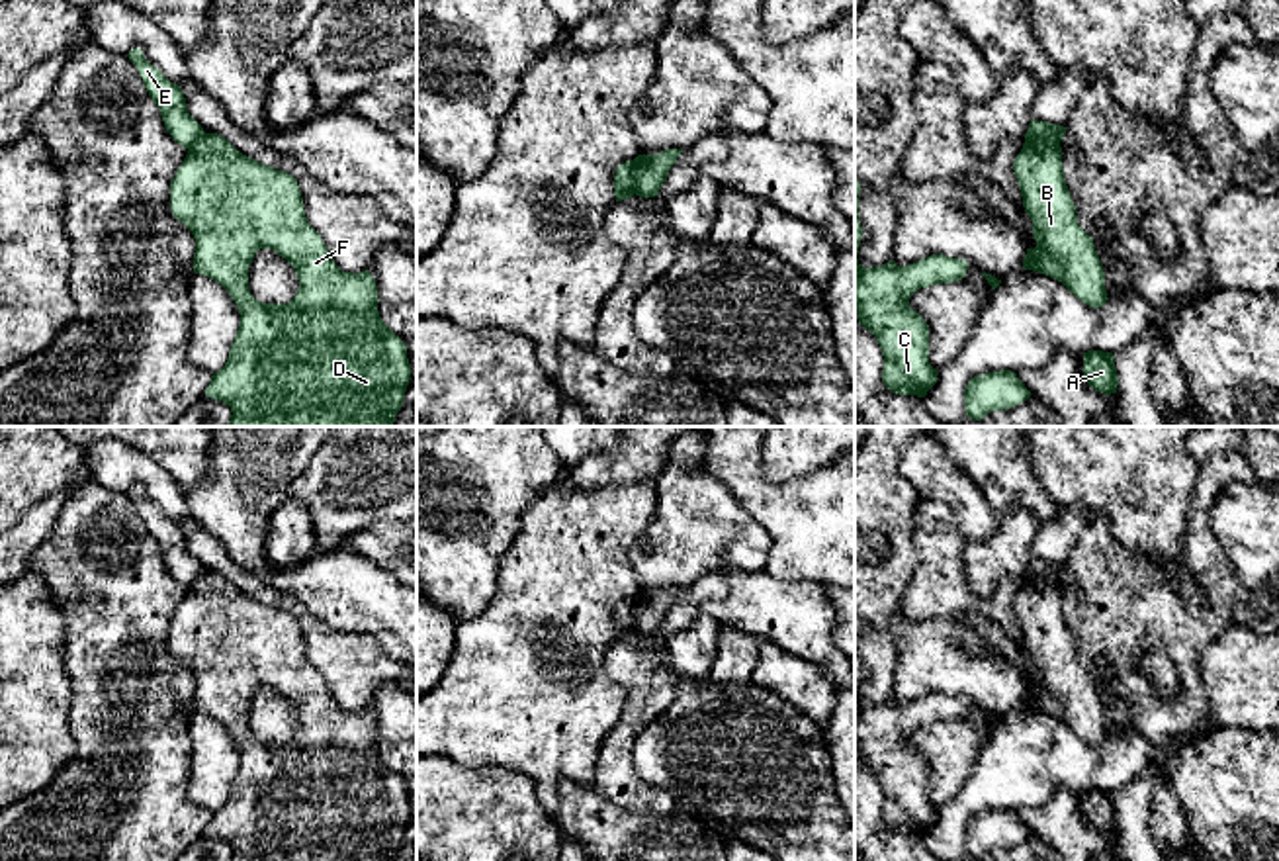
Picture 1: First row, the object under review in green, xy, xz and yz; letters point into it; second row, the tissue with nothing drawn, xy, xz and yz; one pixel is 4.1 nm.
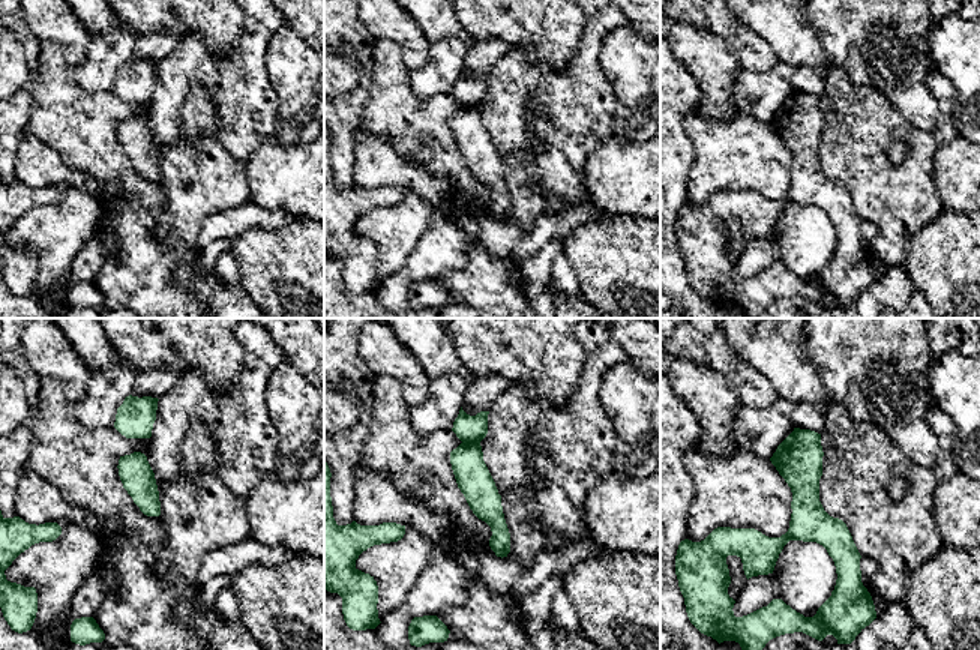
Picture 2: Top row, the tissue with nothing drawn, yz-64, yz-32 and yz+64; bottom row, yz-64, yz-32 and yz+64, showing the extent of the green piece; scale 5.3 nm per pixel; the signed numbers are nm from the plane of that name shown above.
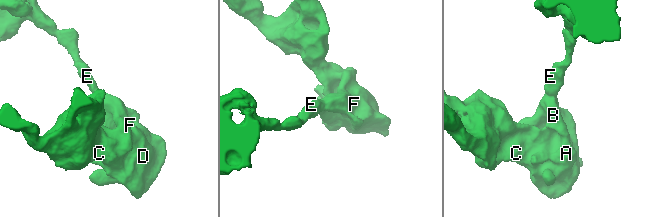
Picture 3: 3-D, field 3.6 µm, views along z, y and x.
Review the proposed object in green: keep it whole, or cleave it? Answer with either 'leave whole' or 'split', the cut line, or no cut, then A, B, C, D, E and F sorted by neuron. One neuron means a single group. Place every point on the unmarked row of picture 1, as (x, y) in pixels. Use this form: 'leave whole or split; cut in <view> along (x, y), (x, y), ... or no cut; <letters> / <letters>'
split; cut in yz along (1025, 578), (1053, 578), (1058, 582); A B C D F / E

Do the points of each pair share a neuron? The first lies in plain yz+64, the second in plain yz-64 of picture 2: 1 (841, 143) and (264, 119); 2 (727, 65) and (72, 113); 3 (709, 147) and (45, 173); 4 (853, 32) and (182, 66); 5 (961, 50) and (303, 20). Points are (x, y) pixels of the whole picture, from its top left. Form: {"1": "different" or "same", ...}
{"1": "same", "2": "same", "3": "same", "4": "different", "5": "different"}

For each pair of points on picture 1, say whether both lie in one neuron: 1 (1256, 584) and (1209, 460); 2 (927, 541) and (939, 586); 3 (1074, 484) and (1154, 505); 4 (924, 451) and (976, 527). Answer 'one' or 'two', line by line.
1: two
2: one
3: one
4: one

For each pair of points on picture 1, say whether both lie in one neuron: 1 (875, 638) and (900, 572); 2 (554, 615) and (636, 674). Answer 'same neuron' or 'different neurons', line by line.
1: same neuron
2: different neurons

